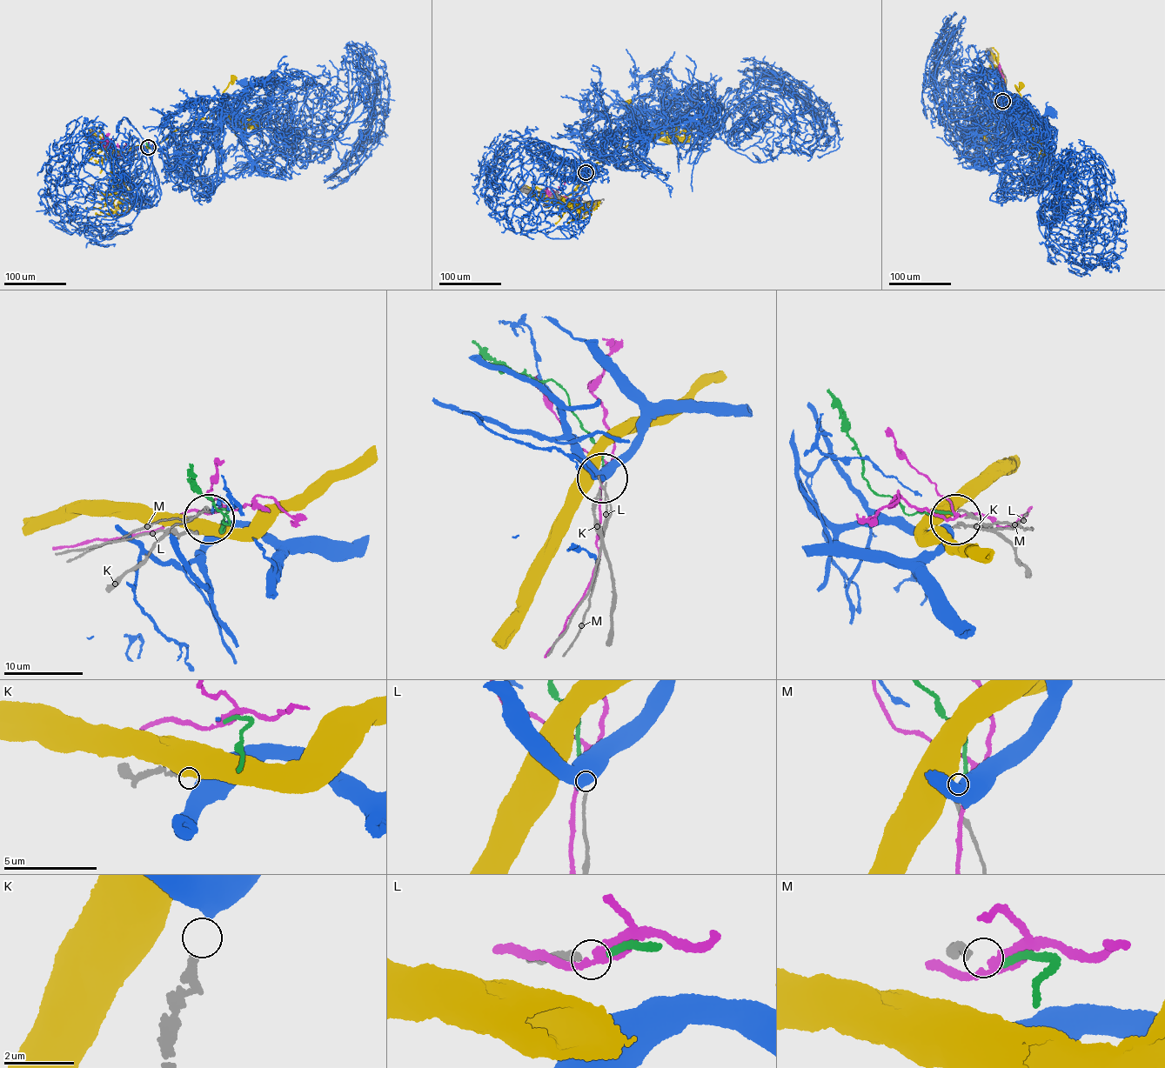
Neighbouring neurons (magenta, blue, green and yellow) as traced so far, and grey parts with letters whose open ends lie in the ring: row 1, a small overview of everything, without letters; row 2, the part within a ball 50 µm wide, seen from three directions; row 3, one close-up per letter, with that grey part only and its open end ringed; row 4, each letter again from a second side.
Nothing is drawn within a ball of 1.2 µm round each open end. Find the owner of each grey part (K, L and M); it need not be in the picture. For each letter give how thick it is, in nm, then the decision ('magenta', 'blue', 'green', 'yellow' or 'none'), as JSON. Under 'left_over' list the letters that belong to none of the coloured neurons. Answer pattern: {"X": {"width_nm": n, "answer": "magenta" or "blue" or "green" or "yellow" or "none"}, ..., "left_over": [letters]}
{"K": {"width_nm": 280, "answer": "blue"}, "L": {"width_nm": 180, "answer": "none"}, "M": {"width_nm": 240, "answer": "green"}, "left_over": ["L"]}

